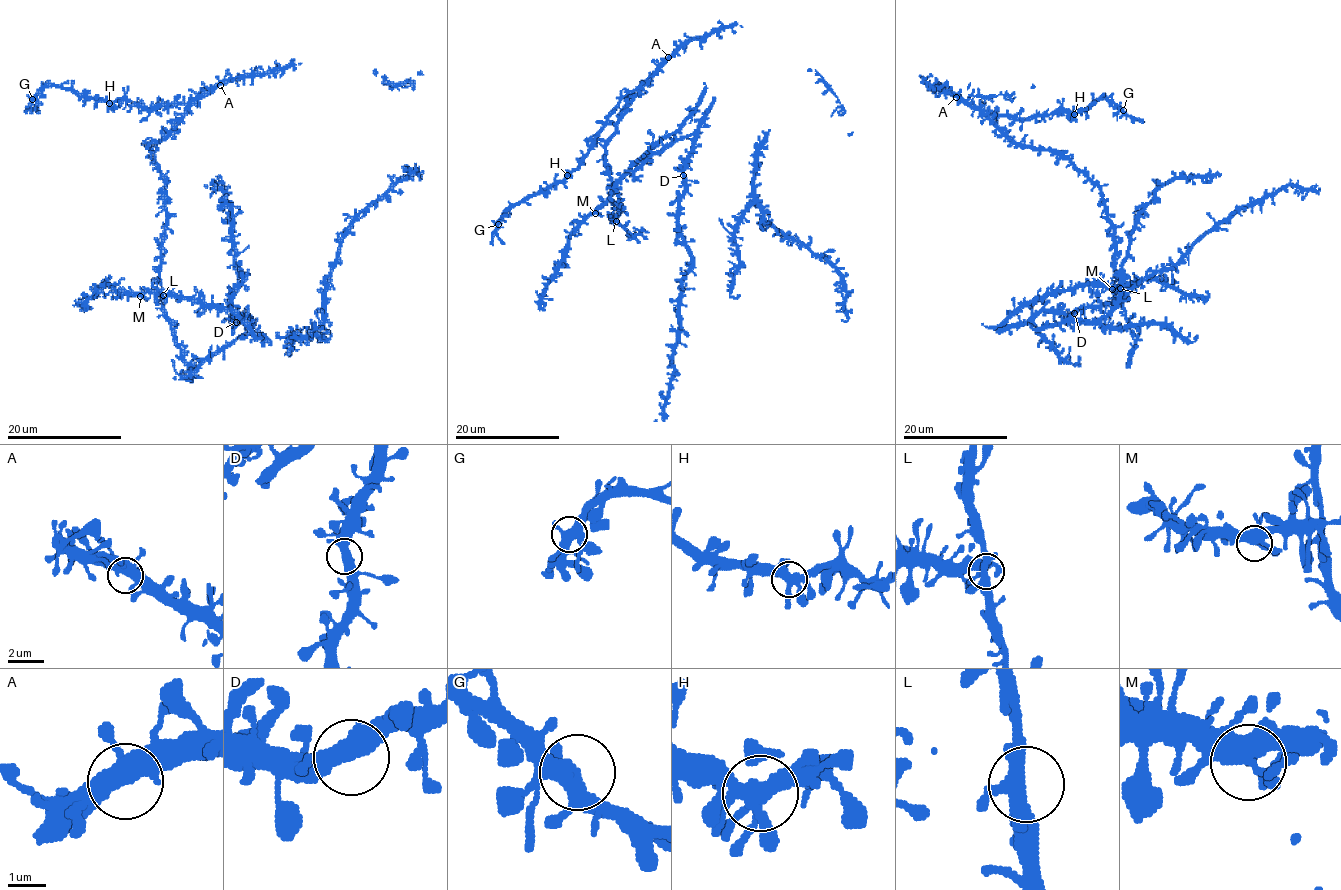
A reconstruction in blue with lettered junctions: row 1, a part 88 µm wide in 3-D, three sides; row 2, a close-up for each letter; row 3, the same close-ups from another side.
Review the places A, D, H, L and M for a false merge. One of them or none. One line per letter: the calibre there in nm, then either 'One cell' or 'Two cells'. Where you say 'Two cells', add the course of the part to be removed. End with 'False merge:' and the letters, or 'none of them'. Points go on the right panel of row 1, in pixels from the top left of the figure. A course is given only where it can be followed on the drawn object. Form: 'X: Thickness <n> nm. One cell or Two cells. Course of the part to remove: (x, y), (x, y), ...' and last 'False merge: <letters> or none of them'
A: Thickness 400 nm. One cell
D: Thickness 400 nm. One cell
H: Thickness 380 nm. One cell
L: Thickness 320 nm. One cell
M: Thickness 400 nm. One cell
False merge: none of them

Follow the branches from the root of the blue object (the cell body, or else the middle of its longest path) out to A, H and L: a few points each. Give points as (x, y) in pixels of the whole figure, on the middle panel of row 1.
A: (614, 193), (597, 211), (612, 219), (619, 213), (619, 196), (606, 168), (606, 140), (625, 105), (668, 57)
H: (614, 193), (597, 211), (612, 219), (619, 196), (606, 168), (606, 140), (637, 89), (620, 101), (567, 175)
L: (614, 193), (597, 213), (616, 221)

